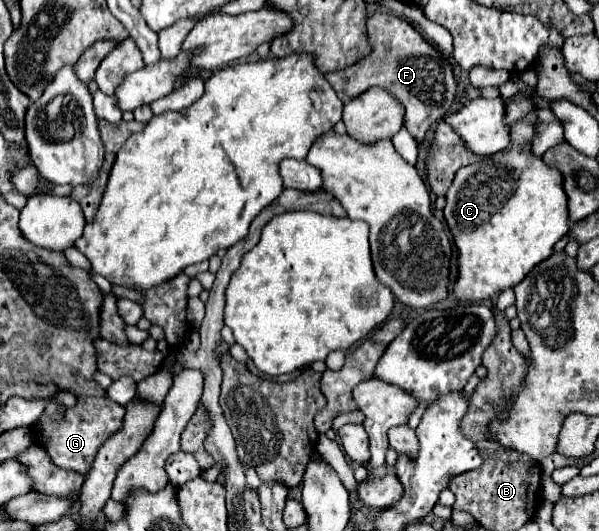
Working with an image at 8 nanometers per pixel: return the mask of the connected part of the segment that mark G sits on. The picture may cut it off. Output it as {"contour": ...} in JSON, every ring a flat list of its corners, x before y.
{"contour":[[78,397,78,405,72,409,68,407,64,411,64,419,60,419,58,423,52,423,46,417,40,417,40,423,44,423,42,433,46,433,52,439,52,443,46,445,46,453,58,467,86,475,104,439,120,431,120,427,124,425,124,413,126,411,122,405,106,397]]}

